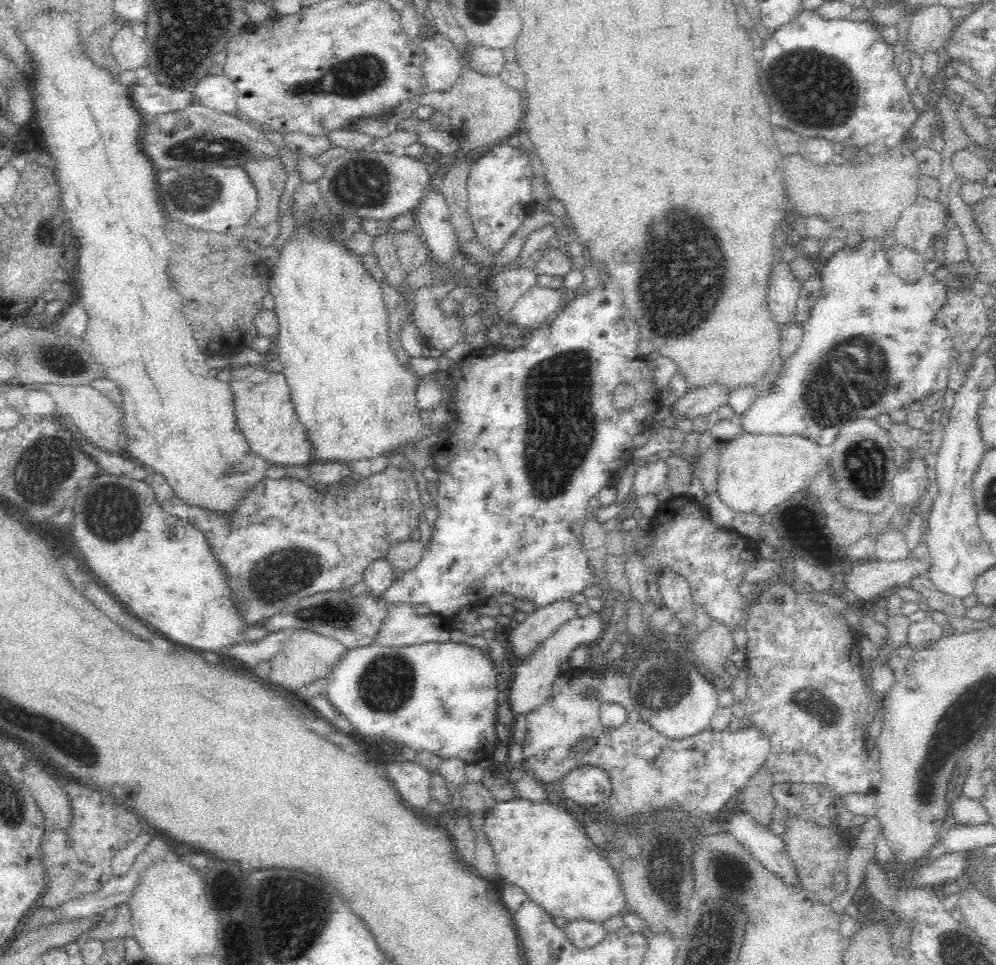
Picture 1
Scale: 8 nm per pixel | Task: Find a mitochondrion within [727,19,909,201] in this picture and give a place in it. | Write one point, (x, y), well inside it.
(836, 79)

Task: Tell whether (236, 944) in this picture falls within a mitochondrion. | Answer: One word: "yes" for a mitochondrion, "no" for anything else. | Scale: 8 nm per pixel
no

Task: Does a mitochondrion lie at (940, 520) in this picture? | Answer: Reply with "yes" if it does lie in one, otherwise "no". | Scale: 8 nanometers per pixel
no

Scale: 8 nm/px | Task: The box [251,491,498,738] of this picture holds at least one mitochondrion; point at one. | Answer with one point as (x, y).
(385, 684)

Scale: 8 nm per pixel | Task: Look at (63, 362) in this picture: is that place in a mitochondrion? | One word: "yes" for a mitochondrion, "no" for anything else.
yes

